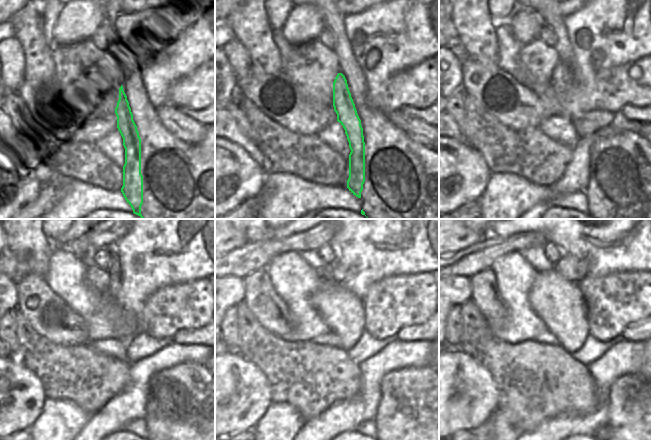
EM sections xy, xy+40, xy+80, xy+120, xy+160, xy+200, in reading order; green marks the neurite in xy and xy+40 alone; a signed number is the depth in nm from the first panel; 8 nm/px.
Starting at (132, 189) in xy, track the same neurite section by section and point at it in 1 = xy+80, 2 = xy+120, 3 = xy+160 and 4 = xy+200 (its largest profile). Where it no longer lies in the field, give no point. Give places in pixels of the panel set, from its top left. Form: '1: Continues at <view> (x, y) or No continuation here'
1: Continues at xy+80 (561, 82)
2: Continues at xy+120 (112, 291)
3: Continues at xy+160 (337, 273)
4: Continues at xy+200 (570, 267)

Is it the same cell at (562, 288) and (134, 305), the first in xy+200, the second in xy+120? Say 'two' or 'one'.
two

